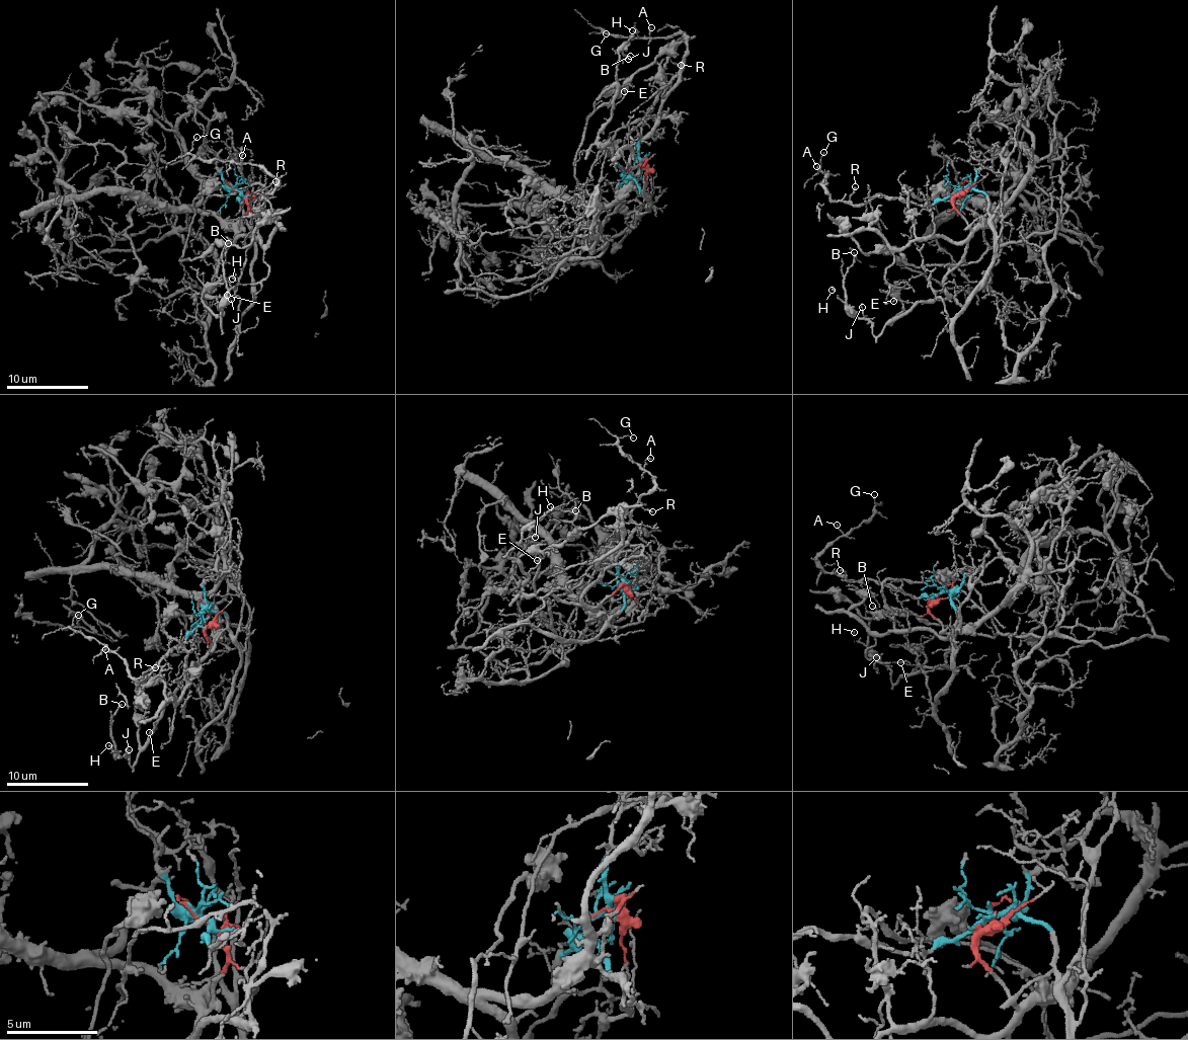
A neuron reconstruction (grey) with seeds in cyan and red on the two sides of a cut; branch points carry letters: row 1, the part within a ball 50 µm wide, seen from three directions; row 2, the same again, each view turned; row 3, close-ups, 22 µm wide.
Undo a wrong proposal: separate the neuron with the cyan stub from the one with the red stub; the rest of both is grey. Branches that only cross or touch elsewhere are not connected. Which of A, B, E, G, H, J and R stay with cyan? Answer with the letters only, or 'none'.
A, G, R

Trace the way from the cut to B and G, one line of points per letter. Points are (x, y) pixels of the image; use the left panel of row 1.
B: (235, 189), (247, 210), (205, 295), (216, 298), (222, 326), (222, 249), (229, 243)
G: (235, 189), (241, 203), (258, 190), (261, 197), (276, 183), (251, 163), (199, 159), (191, 153), (195, 137)

